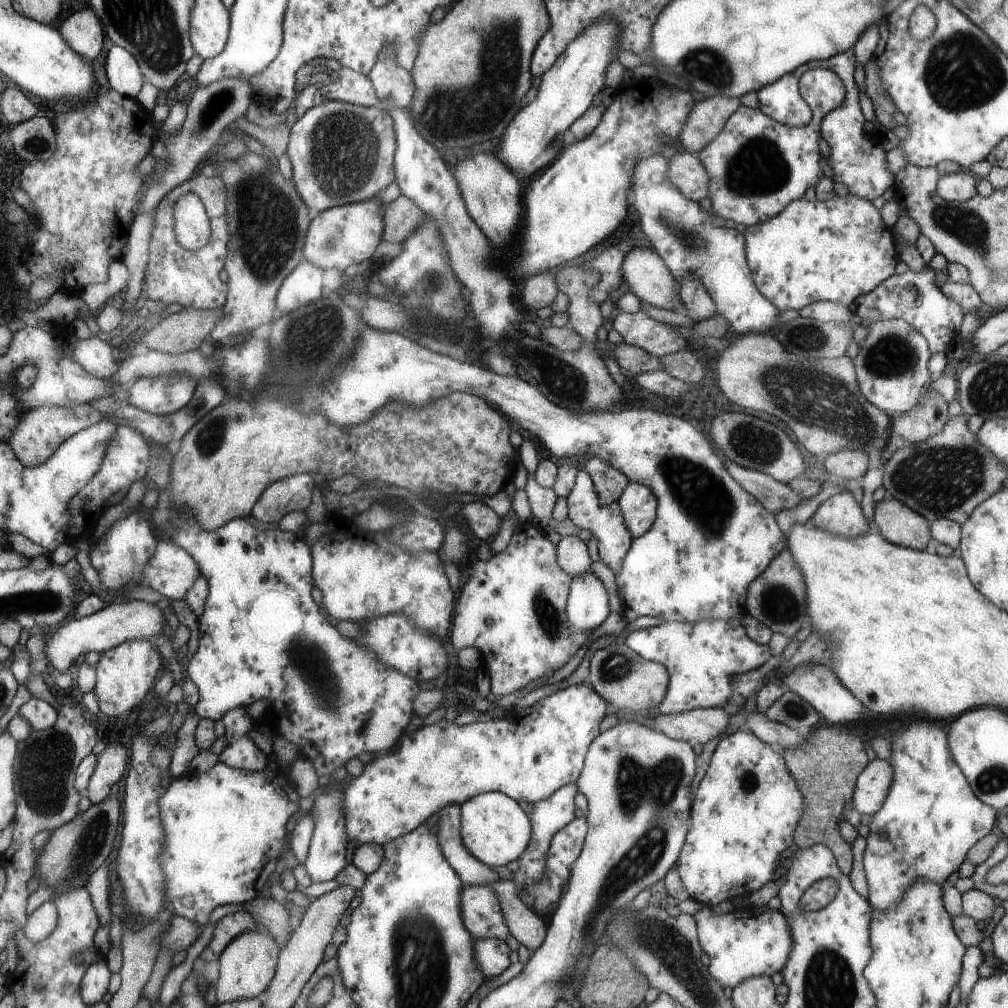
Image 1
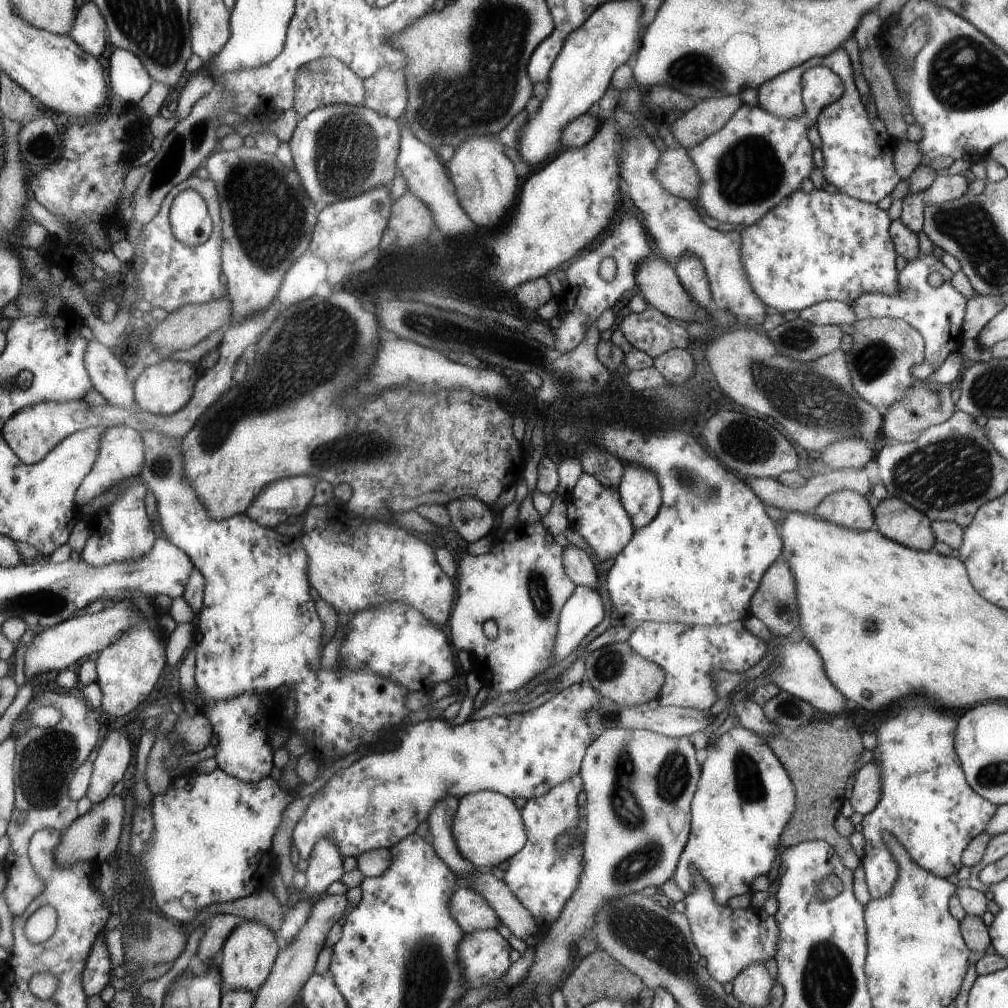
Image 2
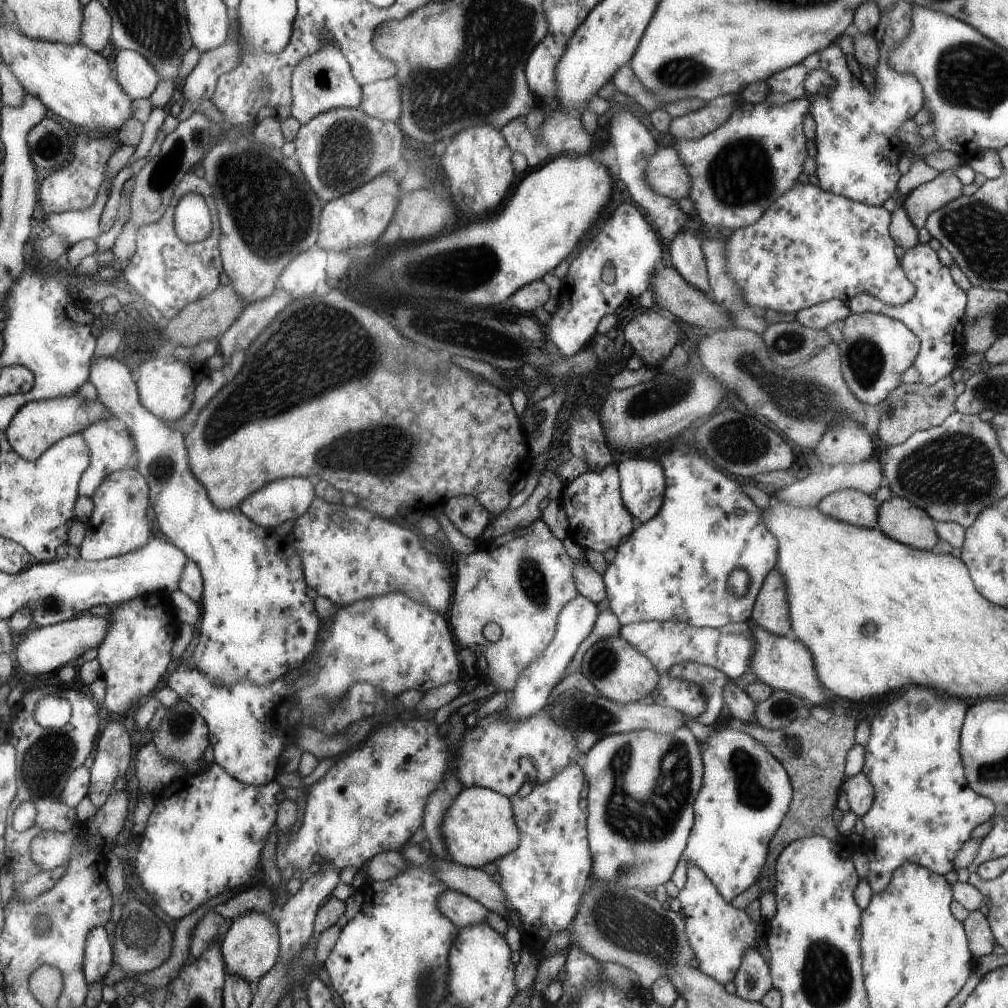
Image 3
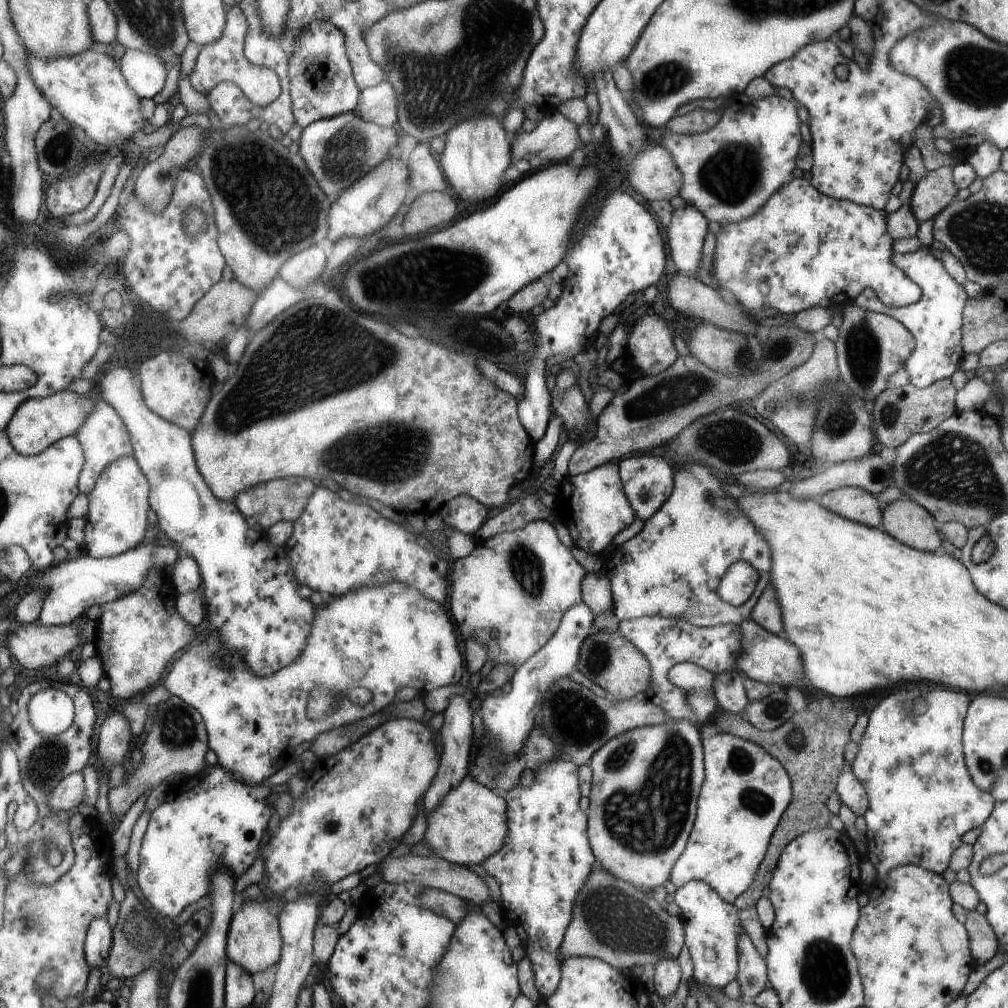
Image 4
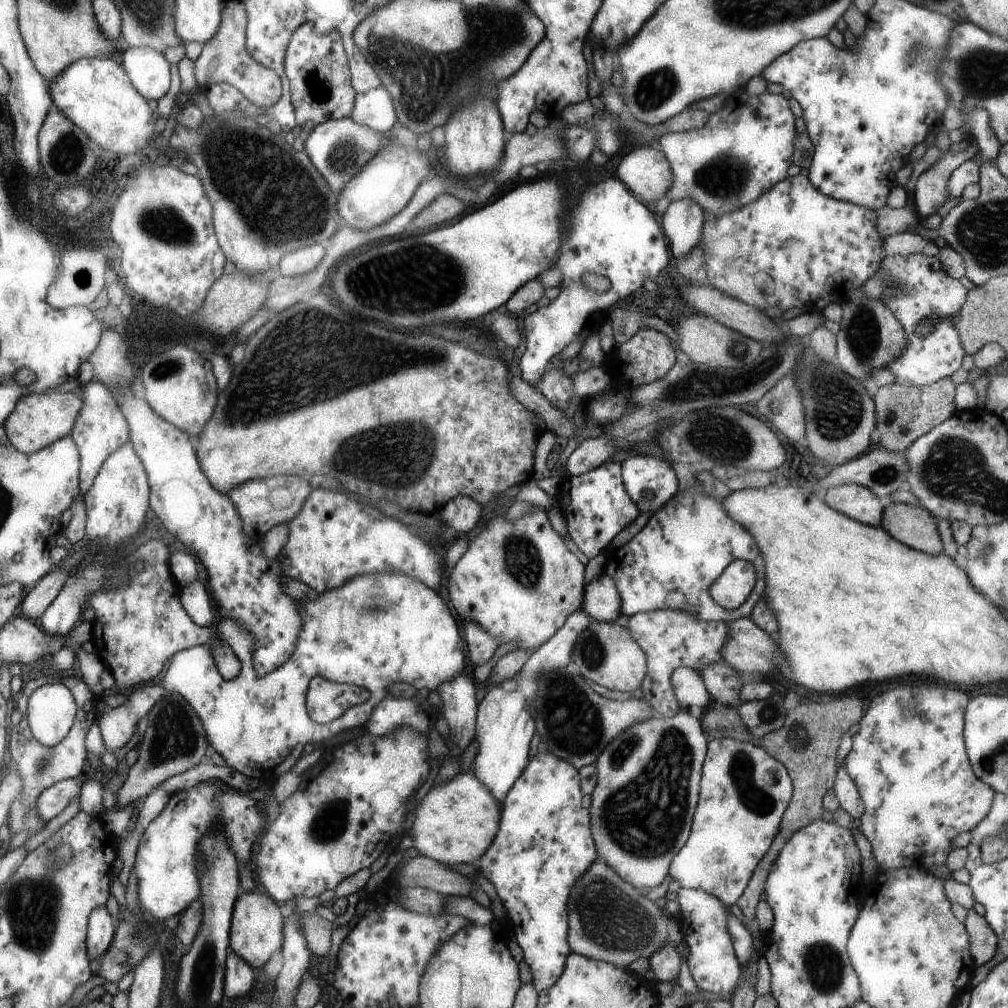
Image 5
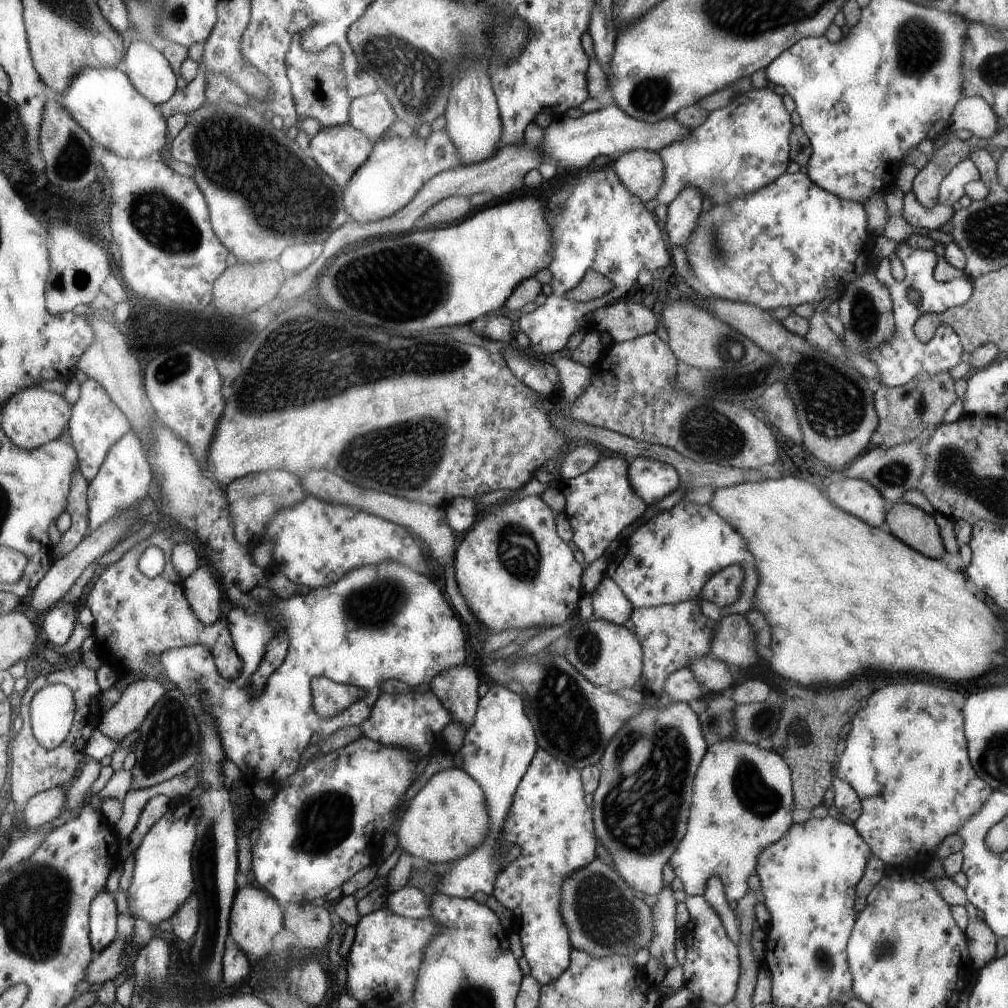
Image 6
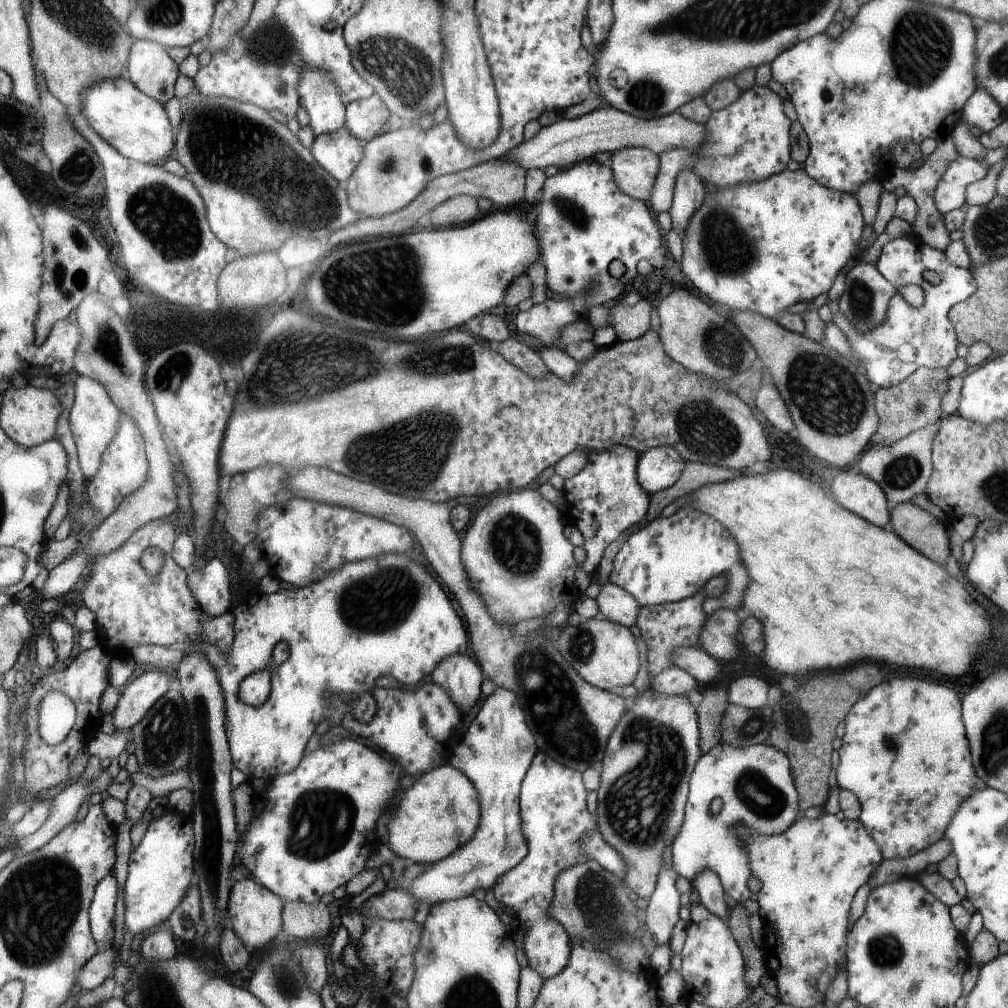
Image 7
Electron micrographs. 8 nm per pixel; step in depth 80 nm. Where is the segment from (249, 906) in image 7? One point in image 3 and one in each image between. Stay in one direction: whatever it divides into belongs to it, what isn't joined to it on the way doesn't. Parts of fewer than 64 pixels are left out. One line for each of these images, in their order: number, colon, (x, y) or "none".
3: (251, 947)
4: (255, 941)
5: (257, 925)
6: (256, 918)

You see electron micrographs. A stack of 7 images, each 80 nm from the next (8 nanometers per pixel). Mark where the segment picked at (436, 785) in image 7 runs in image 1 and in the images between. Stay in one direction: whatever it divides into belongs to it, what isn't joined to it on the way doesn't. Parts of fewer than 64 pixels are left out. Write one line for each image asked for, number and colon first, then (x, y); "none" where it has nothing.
1: (493, 828)
2: (486, 827)
3: (479, 827)
4: (469, 824)
5: (456, 821)
6: (447, 818)

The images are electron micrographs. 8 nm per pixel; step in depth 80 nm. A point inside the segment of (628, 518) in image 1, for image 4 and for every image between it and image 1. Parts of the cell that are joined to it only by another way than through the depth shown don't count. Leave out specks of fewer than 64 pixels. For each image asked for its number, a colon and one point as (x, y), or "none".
2: (639, 489)
3: (642, 483)
4: (647, 481)

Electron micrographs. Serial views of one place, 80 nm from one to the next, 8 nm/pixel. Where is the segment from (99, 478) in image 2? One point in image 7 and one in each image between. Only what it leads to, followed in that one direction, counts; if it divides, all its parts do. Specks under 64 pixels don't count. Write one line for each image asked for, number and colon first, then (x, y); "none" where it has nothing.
3: (113, 447)
4: (106, 438)
5: (101, 429)
6: (97, 423)
7: (95, 419)

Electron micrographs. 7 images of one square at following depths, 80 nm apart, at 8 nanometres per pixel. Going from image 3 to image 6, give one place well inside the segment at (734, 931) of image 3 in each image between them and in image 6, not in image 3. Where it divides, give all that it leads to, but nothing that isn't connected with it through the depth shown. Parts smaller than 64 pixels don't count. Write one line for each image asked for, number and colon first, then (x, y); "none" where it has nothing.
4: (712, 930)
5: (712, 963)
6: (711, 970)

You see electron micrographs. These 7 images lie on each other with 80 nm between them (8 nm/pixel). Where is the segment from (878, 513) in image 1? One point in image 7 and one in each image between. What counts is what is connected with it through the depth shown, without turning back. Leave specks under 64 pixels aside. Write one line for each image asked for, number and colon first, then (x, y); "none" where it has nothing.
2: (896, 520)
3: (902, 521)
4: (909, 523)
5: (909, 524)
6: (917, 529)
7: (924, 532)

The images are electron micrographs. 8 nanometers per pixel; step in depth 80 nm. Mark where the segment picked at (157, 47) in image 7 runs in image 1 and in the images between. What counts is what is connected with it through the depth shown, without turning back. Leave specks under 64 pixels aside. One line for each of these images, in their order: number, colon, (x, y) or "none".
1: (124, 74)
2: (129, 80)
3: (137, 76)
4: (147, 73)
5: (148, 68)
6: (145, 63)

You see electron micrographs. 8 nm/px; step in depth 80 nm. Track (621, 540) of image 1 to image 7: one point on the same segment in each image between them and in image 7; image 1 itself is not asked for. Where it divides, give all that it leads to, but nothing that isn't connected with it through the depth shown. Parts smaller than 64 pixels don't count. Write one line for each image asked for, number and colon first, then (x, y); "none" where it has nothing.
2: (595, 511)
3: (597, 518)
4: (592, 505)
5: (595, 505)
6: (600, 502)
7: (603, 498)

